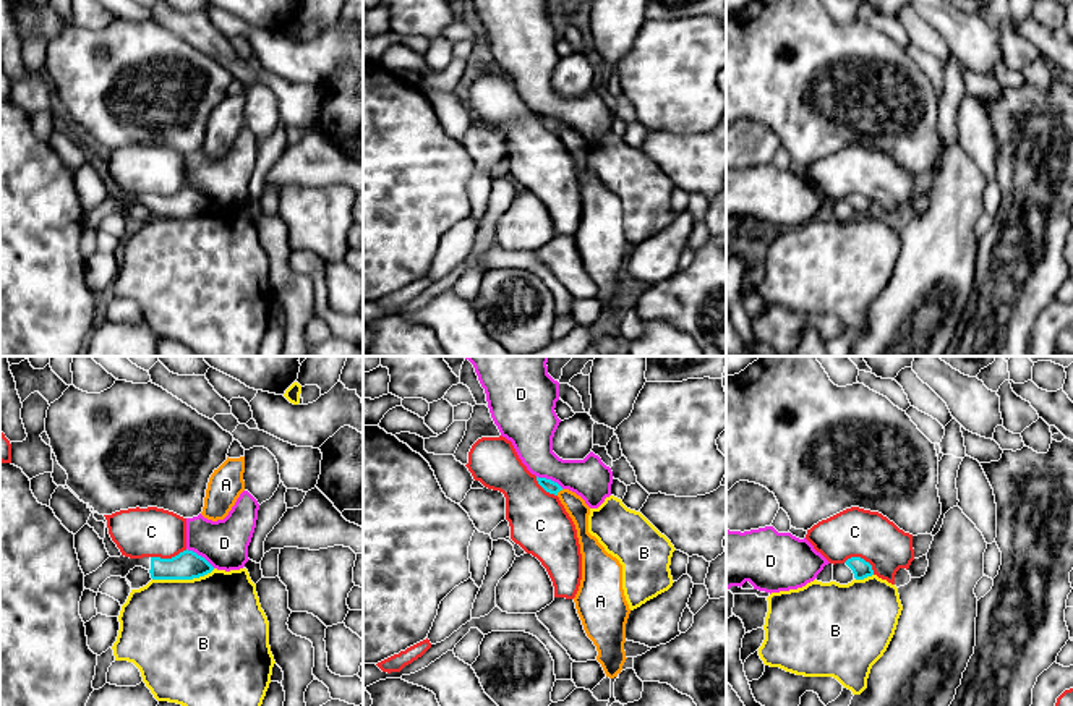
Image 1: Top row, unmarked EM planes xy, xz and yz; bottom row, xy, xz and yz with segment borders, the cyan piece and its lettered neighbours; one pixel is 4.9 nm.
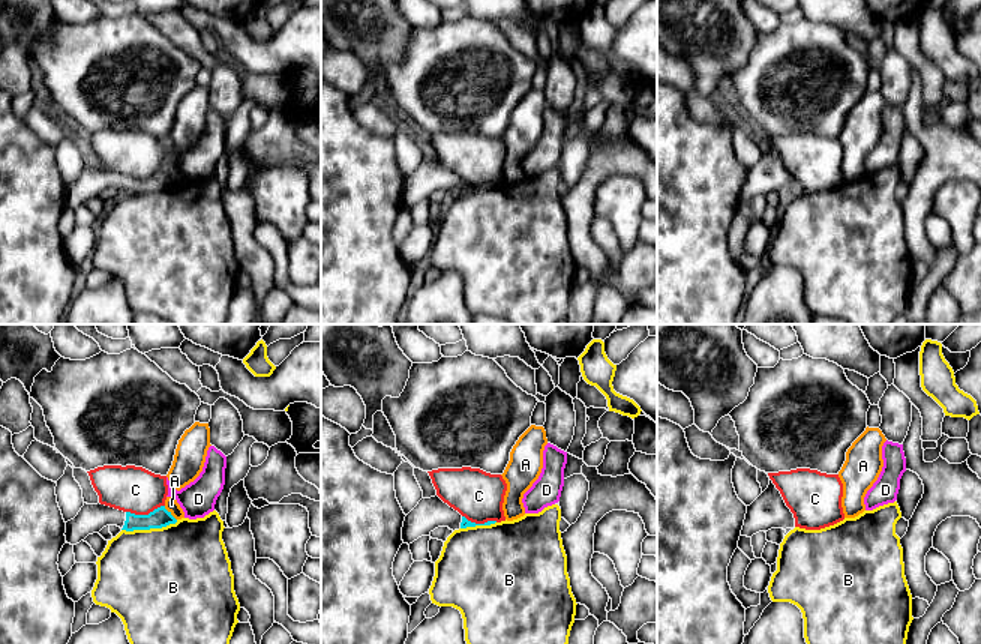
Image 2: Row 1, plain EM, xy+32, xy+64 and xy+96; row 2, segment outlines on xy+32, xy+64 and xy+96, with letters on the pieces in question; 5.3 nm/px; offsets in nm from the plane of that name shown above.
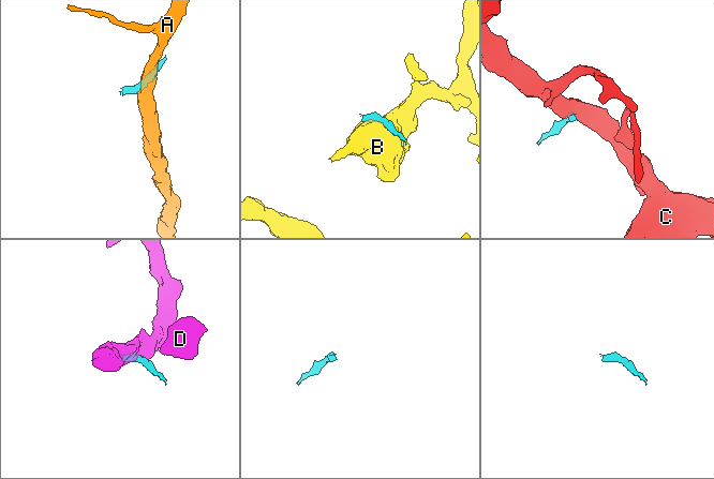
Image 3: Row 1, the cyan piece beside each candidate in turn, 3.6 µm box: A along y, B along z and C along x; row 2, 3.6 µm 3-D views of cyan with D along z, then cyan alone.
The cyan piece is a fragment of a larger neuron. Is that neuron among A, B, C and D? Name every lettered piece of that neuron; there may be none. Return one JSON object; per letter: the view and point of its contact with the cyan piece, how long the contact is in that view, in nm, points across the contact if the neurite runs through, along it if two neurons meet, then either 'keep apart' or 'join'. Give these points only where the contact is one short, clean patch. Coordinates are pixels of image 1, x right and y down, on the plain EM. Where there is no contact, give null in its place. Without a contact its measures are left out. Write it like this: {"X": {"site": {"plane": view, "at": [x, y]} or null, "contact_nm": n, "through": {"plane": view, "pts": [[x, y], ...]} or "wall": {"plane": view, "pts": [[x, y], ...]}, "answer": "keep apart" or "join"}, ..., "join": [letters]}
{"A": {"site": {"plane": "xz", "at": [560, 127]}, "contact_nm": 50, "wall": {"plane": "xz", "pts": [[563, 127], [556, 131]]}, "answer": "keep apart"}, "B": {"site": {"plane": "xy", "at": [183, 216]}, "contact_nm": 320, "answer": "keep apart"}, "C": {"site": {"plane": "yz", "at": [859, 195]}, "contact_nm": 170, "wall": {"plane": "yz", "pts": [[843, 199], [851, 195], [863, 195], [874, 211]]}, "answer": "keep apart"}, "D": {"site": {"plane": "xy", "at": [200, 193]}, "contact_nm": 170, "wall": {"plane": "xy", "pts": [[187, 185], [203, 193], [214, 204]]}, "answer": "keep apart"}, "join": []}

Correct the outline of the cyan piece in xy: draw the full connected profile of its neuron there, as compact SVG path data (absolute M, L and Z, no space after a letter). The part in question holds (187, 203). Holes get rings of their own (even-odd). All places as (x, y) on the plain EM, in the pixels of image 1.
M183 188L172 196L143 194L130 196L125 193L109 194L96 209L84 214L84 225L99 230L100 222L110 214L126 212L135 206L143 204L151 211L152 217L193 217L204 214L214 204L193 188Z

